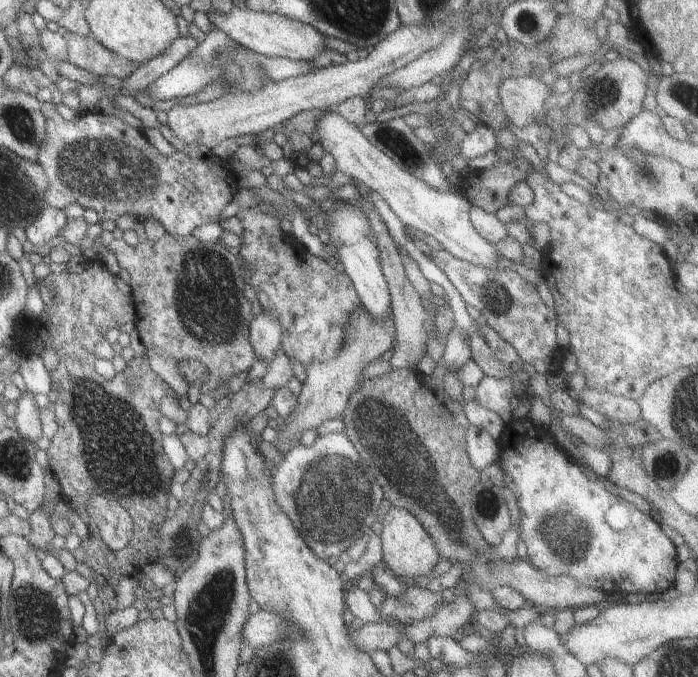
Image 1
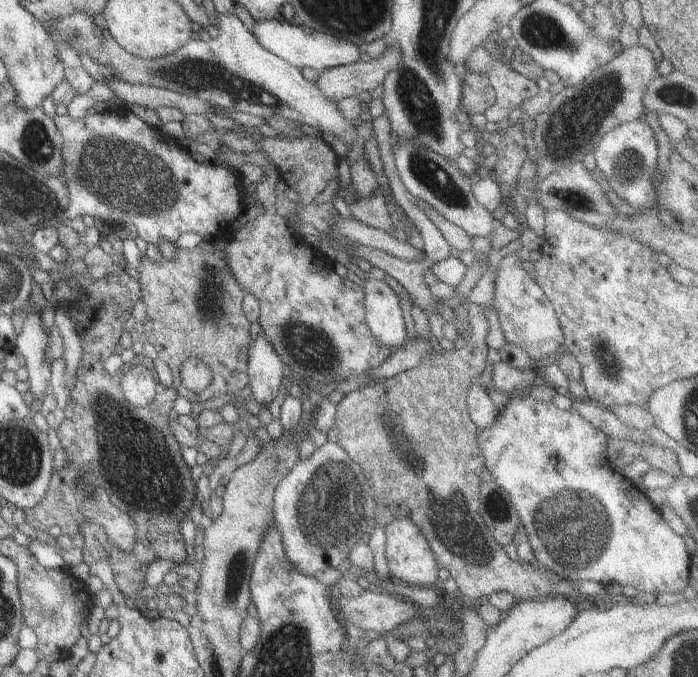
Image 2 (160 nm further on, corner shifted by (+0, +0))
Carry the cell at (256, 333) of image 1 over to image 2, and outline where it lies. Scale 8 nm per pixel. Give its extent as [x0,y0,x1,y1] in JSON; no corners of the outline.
[246,333,283,406]

